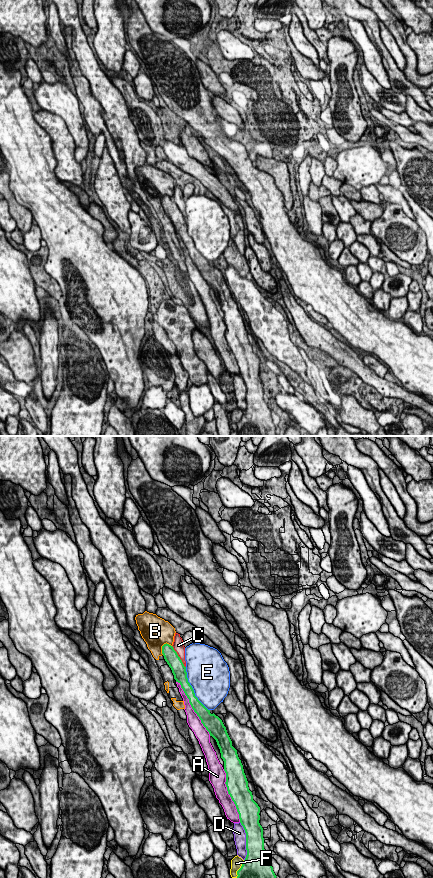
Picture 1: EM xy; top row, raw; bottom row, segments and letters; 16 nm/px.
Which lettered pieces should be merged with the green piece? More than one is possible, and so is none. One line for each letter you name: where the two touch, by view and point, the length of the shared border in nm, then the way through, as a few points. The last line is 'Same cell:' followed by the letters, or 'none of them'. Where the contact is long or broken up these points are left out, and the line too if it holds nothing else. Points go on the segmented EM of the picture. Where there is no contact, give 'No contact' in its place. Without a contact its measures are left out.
A: Touches green at xy (192, 708). Shared border 1050 nm
Same cell: A

